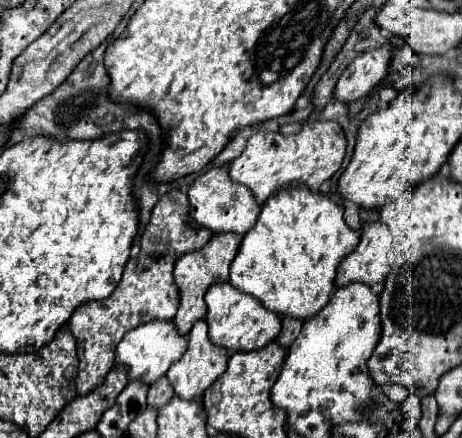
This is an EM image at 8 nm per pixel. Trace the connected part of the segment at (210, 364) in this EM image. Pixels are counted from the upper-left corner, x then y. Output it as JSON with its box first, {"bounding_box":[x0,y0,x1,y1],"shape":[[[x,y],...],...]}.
{"bounding_box":[167,319,229,399],"shape":[[[199,319],[189,331],[189,345],[187,345],[185,355],[179,361],[175,361],[167,371],[167,377],[175,389],[175,395],[181,399],[199,399],[205,393],[205,389],[211,387],[225,373],[227,359],[229,359],[229,353],[209,341],[207,321]]]}

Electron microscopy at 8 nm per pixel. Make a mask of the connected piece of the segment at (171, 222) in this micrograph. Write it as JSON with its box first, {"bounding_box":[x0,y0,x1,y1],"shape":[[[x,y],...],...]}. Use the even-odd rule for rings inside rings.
{"bounding_box":[69,189,213,395],"shape":[[[179,189],[165,193],[155,205],[151,213],[151,221],[141,235],[139,243],[141,251],[137,257],[129,259],[119,287],[107,299],[81,305],[69,319],[69,327],[73,337],[77,339],[77,351],[79,351],[79,373],[75,379],[79,395],[87,395],[101,385],[101,381],[113,367],[115,347],[127,331],[131,331],[139,323],[147,323],[153,319],[169,321],[175,317],[179,307],[179,289],[173,279],[175,263],[185,253],[201,249],[213,237],[209,231],[197,229],[197,225],[189,221],[187,211],[189,211],[189,201],[185,193],[181,193]]]}

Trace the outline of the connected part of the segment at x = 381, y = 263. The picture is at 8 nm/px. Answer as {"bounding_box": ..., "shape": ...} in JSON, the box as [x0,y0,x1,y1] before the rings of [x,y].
{"bounding_box":[335,221,393,287],"shape":[[[381,221],[365,223],[361,229],[359,245],[353,249],[353,253],[343,257],[341,265],[337,267],[335,285],[345,287],[355,281],[375,285],[379,281],[385,281],[387,273],[391,271],[389,265],[391,243],[393,237],[385,223]]]}

